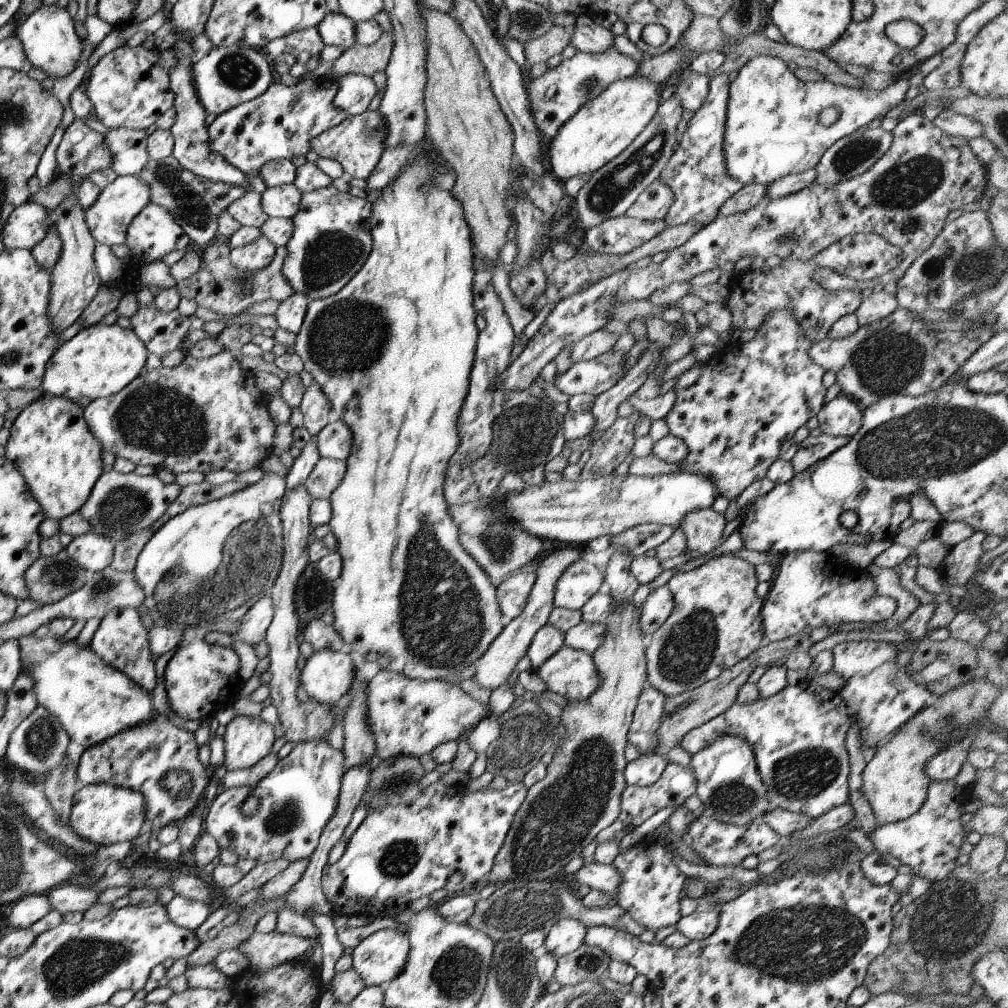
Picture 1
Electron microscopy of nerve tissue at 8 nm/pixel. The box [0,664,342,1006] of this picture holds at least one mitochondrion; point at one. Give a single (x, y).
(82, 962)

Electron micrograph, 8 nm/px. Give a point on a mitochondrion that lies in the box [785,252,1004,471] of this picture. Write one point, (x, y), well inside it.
(889, 358)

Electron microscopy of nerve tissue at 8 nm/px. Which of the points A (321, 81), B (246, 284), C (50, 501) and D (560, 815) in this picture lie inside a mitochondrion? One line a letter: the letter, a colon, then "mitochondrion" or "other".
A: other
B: mitochondrion
C: other
D: mitochondrion

